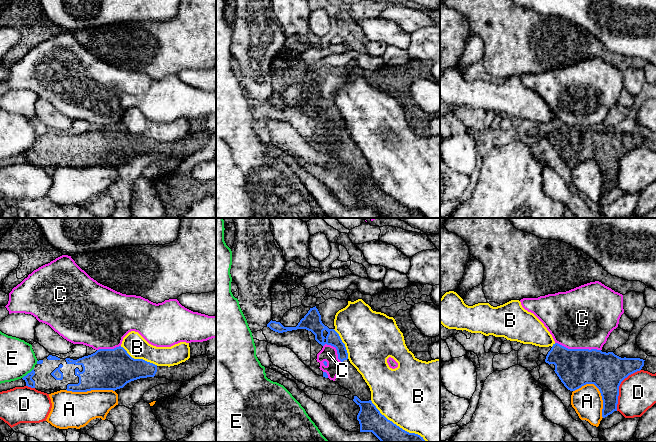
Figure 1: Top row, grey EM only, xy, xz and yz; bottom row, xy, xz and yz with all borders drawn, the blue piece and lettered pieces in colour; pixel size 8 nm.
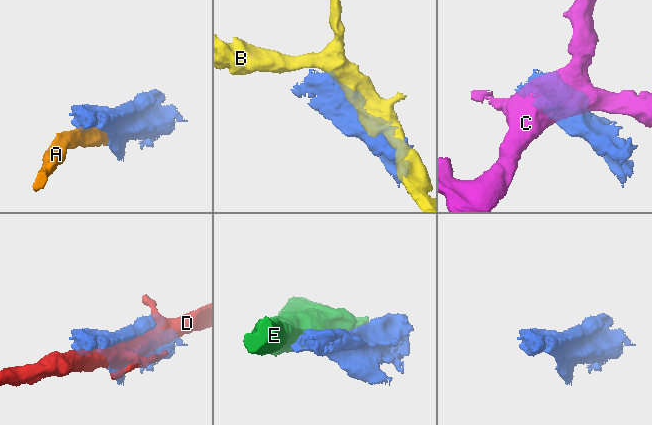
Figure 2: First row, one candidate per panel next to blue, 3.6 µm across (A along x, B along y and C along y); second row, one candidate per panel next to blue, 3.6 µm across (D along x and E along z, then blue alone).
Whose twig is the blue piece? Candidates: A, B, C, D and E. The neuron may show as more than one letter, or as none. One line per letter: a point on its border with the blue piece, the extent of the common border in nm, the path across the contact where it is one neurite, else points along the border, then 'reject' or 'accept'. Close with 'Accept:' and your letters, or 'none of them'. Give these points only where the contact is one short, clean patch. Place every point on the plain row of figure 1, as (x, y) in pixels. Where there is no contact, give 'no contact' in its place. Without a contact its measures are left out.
A: yz (599, 166) | 340 nm | reject
B: xz (396, 201) | 550 nm | reject
C: yz (578, 125) | 380 nm | along yz (555, 118), (568, 124), (600, 126) | reject
D: yz (618, 163) | 380 nm | reject
E: xy (28, 149) | 130 nm | reject
Accept: none of them

